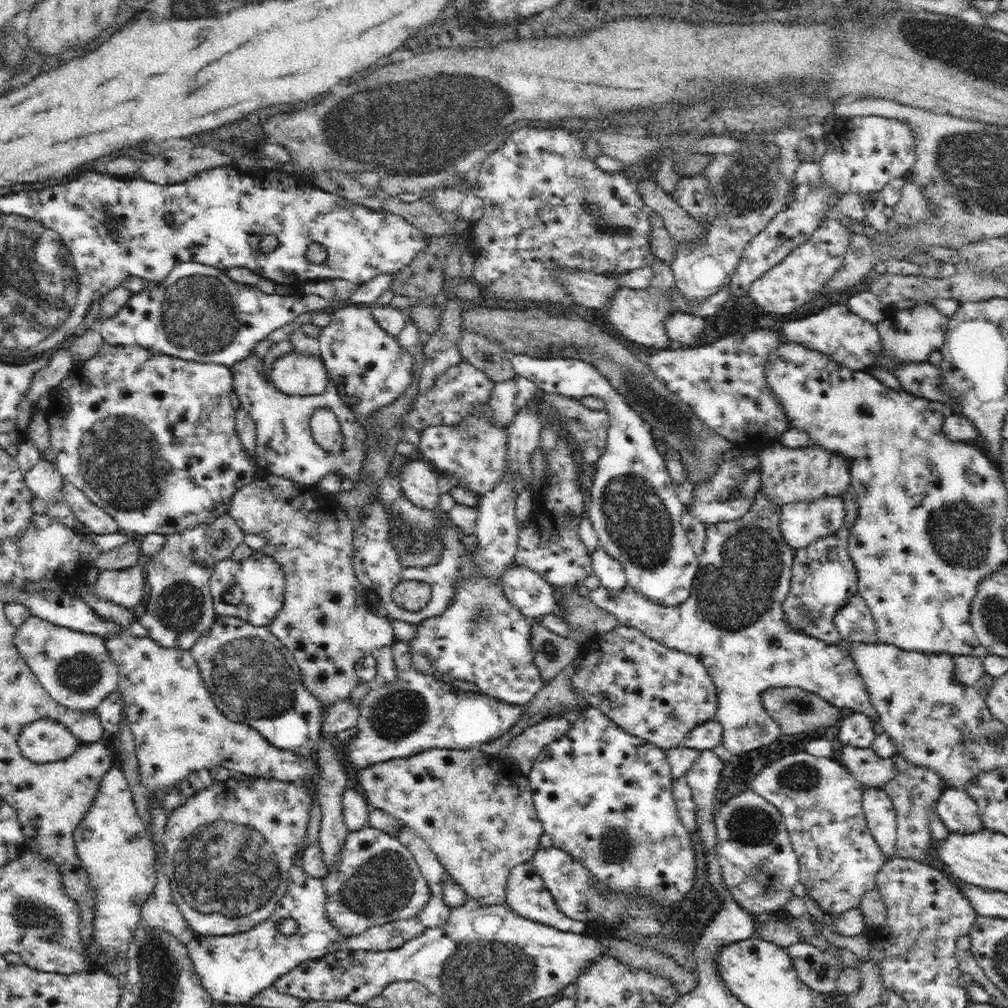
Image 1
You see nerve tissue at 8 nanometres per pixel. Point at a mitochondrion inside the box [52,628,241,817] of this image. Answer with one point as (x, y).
(79, 673)

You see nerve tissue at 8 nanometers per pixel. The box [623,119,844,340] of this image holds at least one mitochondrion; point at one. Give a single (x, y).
(750, 186)

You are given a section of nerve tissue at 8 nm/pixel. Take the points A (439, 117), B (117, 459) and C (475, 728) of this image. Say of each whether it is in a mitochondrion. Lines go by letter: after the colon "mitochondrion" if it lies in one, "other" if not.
A: mitochondrion
B: mitochondrion
C: other

